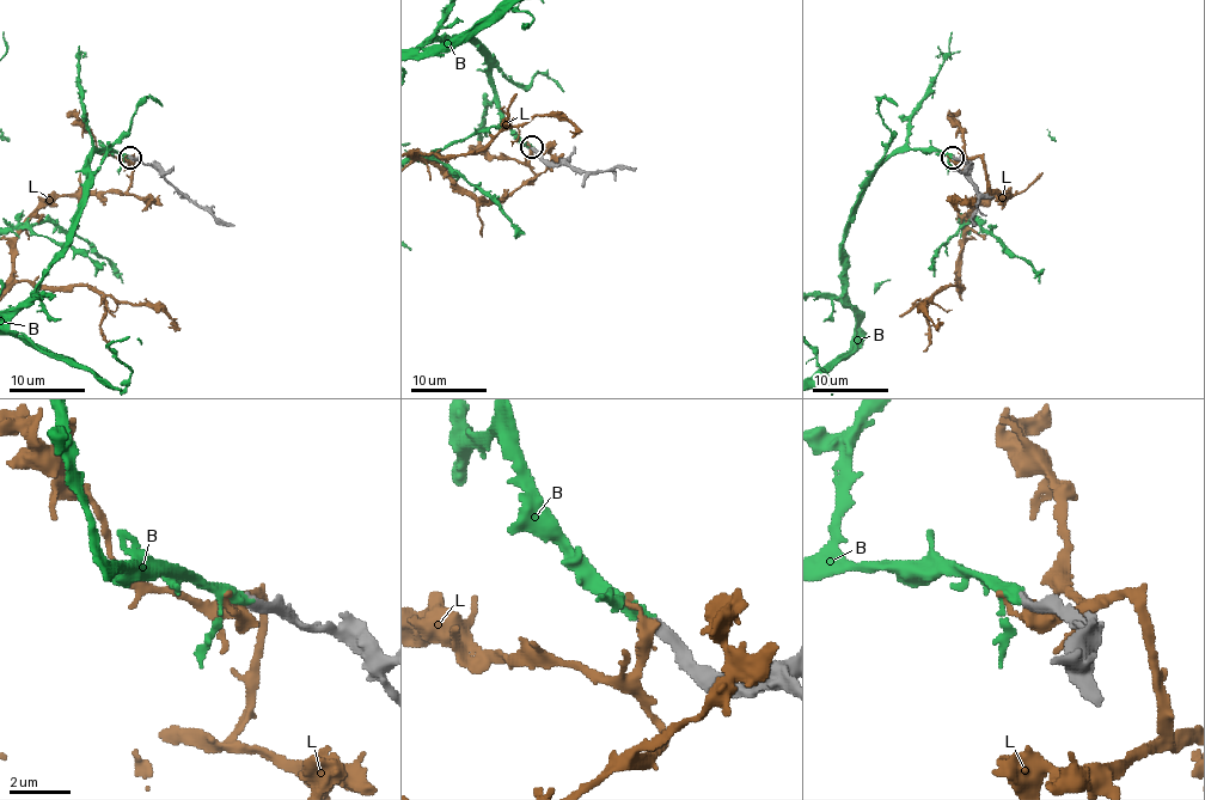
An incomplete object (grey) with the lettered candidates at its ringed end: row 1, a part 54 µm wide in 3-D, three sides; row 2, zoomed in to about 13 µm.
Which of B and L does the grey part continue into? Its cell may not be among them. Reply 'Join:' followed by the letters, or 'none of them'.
Join: B

